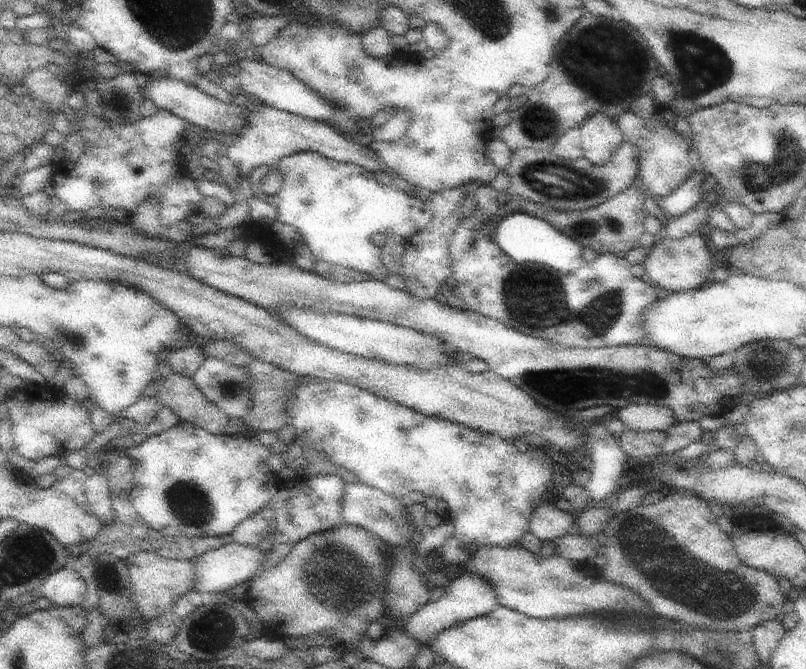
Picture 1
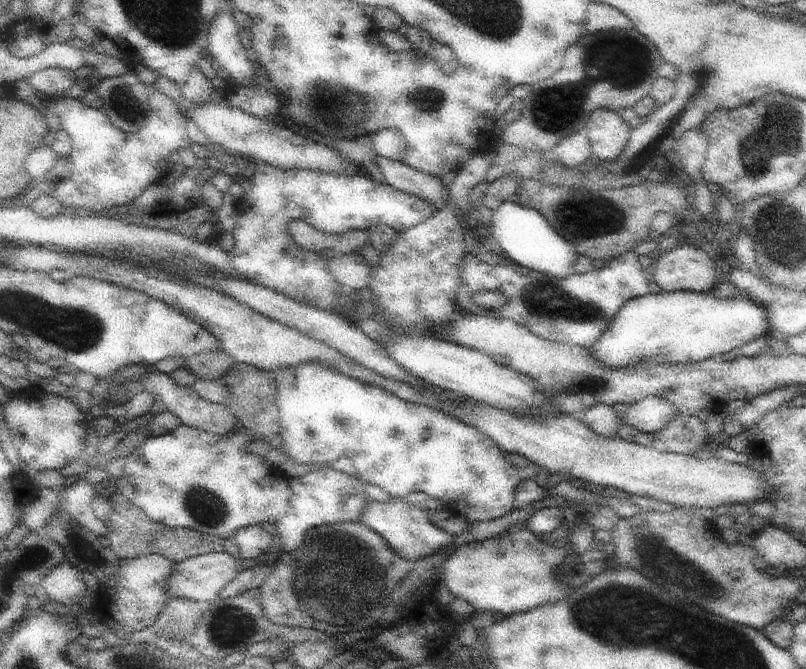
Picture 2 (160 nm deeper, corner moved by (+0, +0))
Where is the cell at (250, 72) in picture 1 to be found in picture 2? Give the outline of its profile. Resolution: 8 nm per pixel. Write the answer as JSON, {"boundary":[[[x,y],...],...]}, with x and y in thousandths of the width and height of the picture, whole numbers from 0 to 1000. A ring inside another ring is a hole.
{"boundary":[[[275,13],[263,30],[258,54],[257,78],[285,112],[292,127],[310,129],[319,120],[316,94],[313,93],[295,55],[295,36],[290,31],[287,13]]]}

